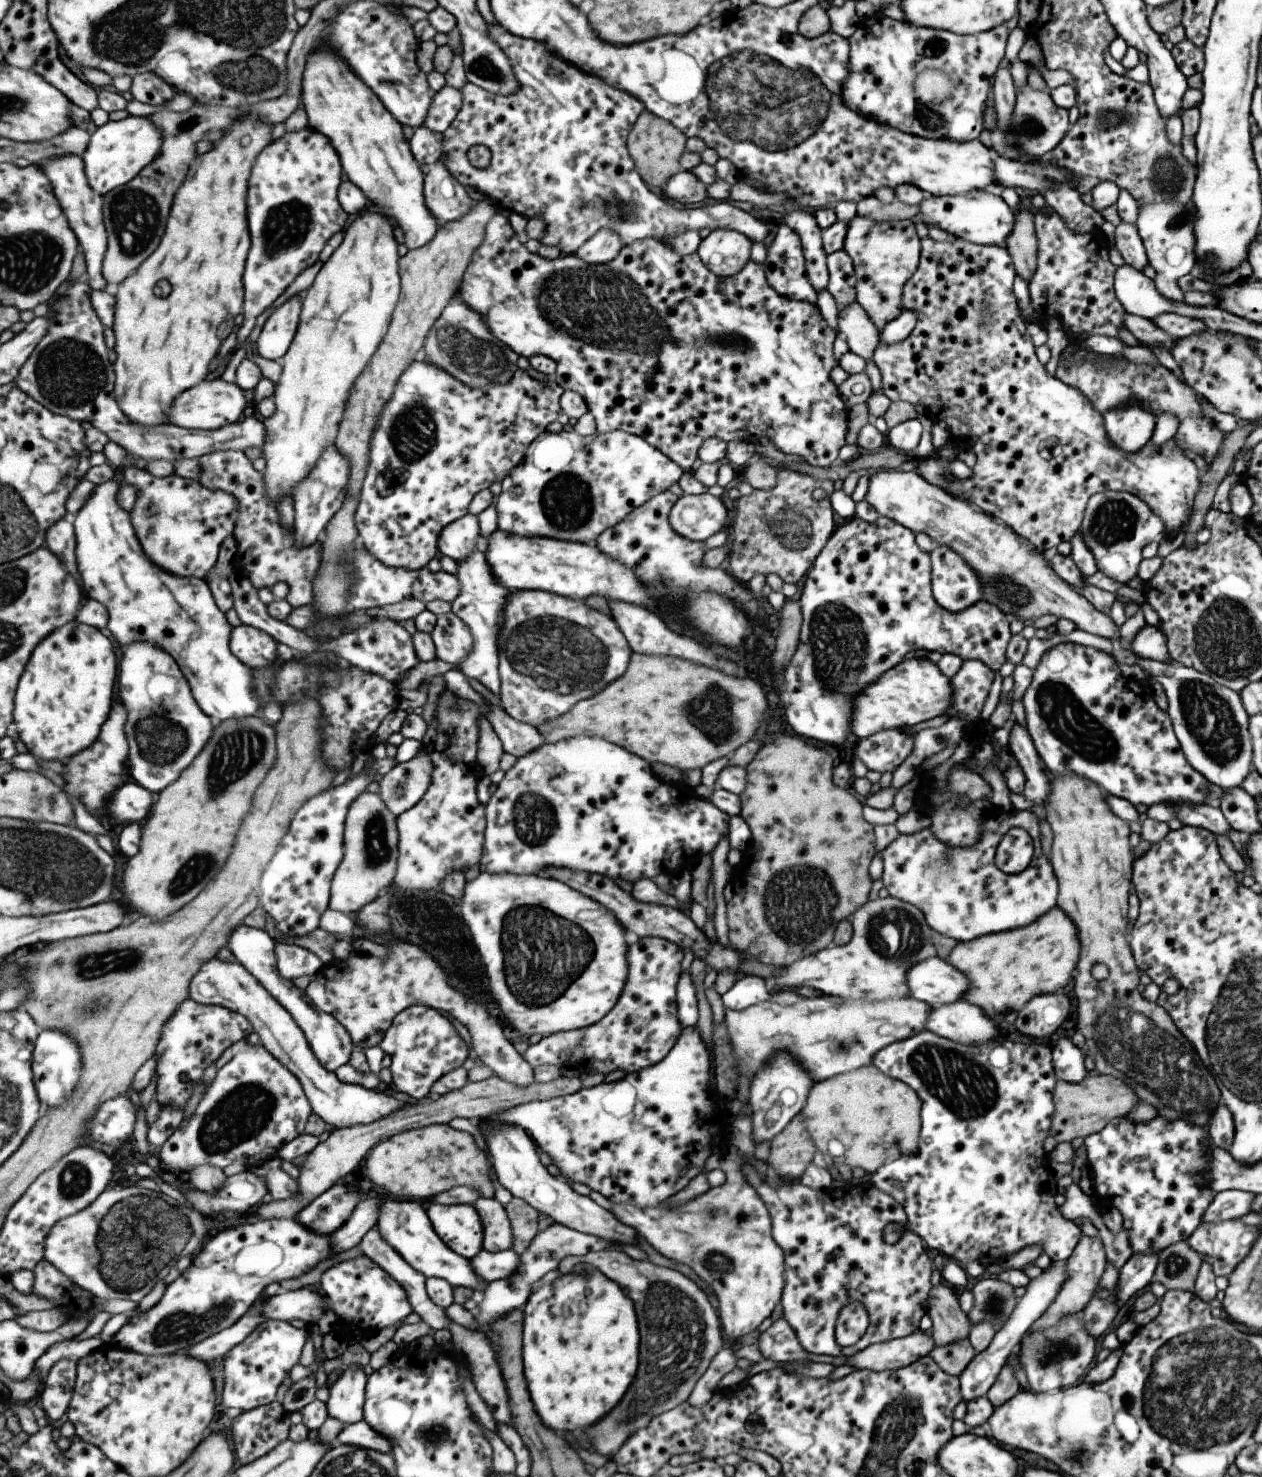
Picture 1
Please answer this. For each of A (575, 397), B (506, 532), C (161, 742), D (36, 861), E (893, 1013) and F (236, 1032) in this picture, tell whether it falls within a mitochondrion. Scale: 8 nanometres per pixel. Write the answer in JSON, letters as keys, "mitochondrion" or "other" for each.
{"A":"other","B":"other","C":"mitochondrion","D":"mitochondrion","E":"other","F":"other"}

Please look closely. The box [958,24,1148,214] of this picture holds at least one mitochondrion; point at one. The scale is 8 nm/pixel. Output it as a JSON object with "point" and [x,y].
{"point":[1030,126]}

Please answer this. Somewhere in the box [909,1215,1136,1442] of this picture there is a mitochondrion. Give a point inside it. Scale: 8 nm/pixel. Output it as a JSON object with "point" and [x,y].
{"point":[1053,1354]}

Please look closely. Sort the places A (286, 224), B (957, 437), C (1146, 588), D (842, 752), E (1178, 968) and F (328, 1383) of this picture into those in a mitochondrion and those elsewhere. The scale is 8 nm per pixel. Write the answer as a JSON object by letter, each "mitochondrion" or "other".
{"A":"mitochondrion","B":"other","C":"other","D":"other","E":"other","F":"other"}

